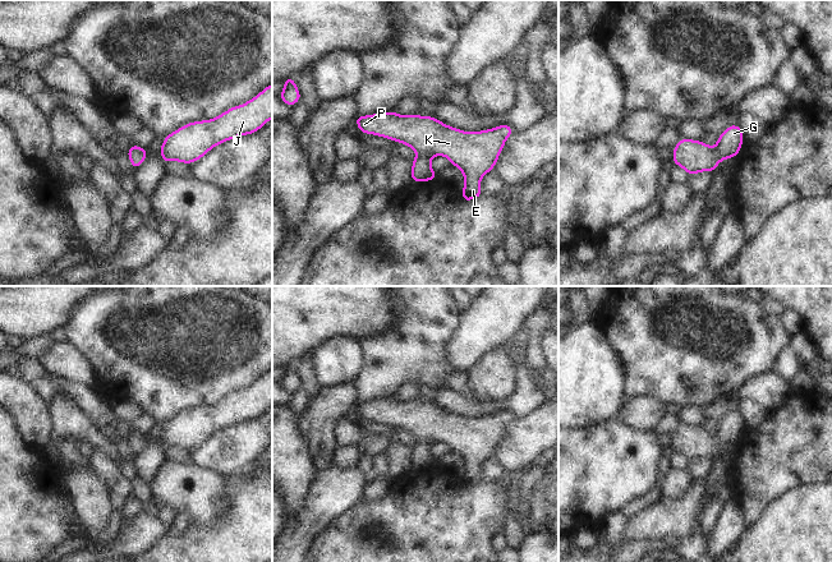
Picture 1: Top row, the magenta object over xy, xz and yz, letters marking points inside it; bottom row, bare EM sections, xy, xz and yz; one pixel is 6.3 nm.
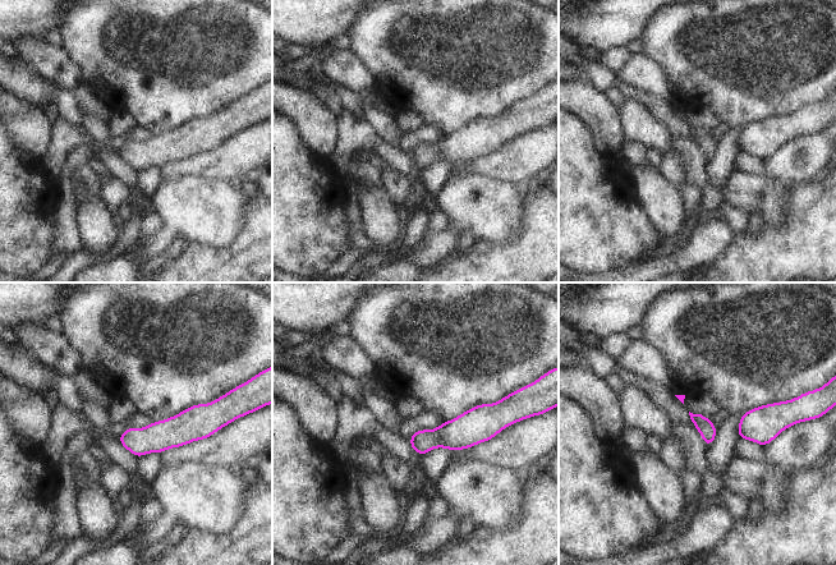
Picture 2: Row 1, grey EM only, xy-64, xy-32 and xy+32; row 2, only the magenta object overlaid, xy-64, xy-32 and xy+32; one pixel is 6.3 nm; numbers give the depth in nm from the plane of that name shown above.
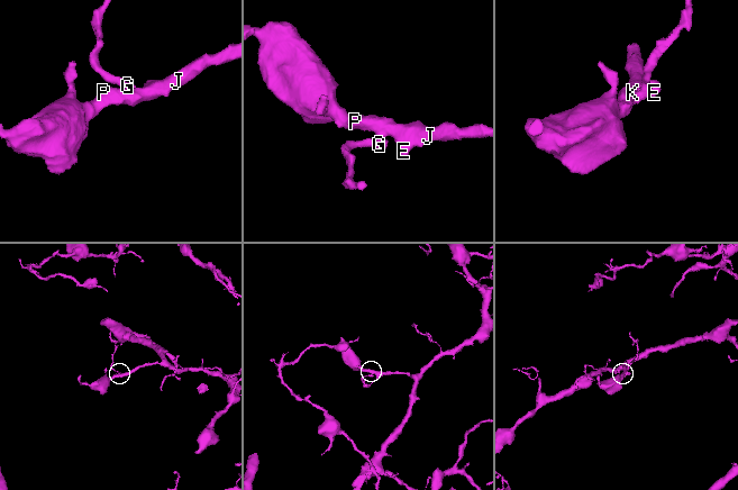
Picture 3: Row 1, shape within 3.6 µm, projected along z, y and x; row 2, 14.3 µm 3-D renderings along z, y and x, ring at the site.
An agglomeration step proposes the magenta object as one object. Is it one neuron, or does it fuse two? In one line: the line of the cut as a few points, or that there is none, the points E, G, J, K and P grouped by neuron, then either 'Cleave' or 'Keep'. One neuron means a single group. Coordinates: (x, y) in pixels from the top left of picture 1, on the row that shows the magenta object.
No split. Groups: E G J K P. Keep.

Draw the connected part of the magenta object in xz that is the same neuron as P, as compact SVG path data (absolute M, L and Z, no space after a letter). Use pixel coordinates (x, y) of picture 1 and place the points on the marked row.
M395 110L355 116L354 121L362 134L389 138L415 151L410 171L413 183L436 180L437 172L431 161L438 155L446 157L464 175L465 185L460 190L463 202L483 195L481 180L495 170L506 139L515 132L509 124L481 132L464 132L449 126L433 115L399 115Z

